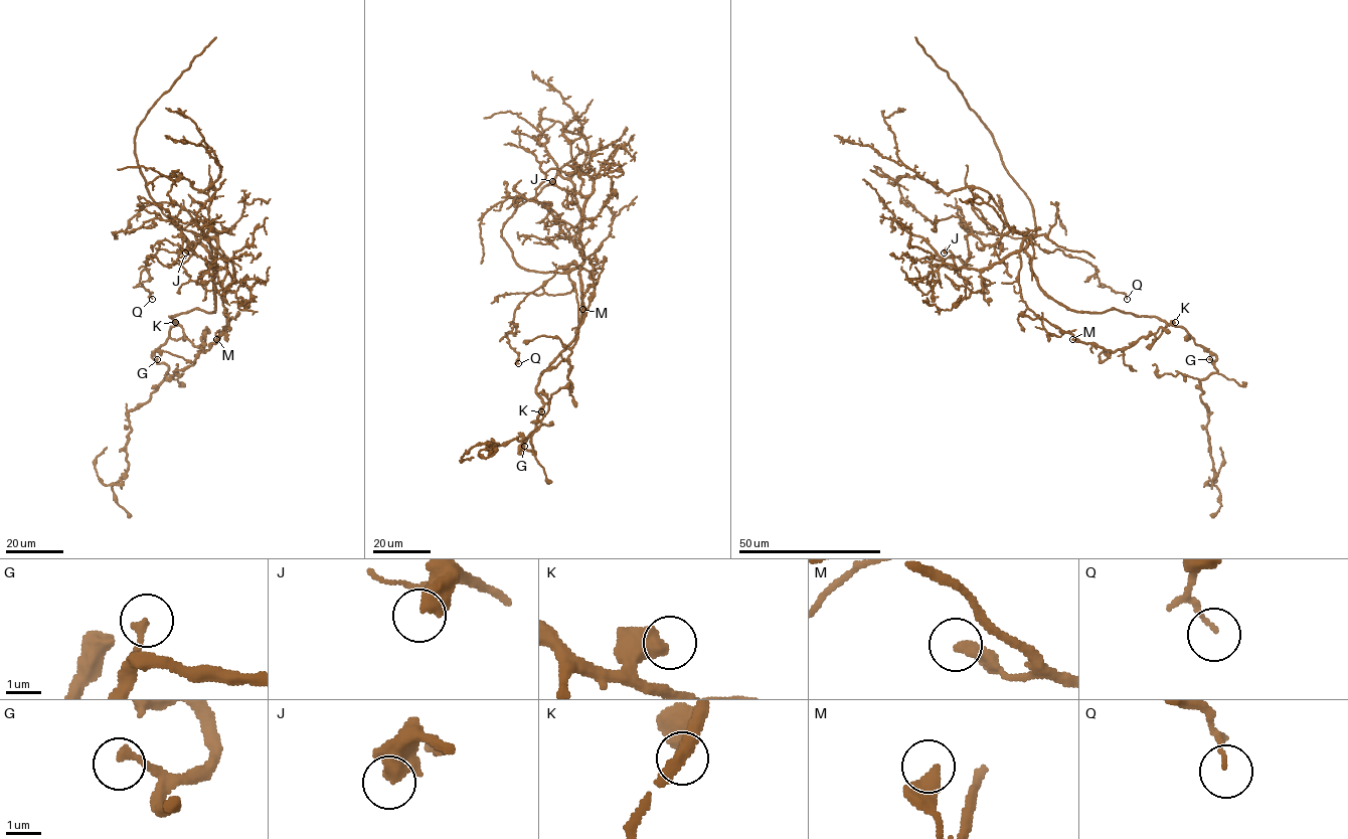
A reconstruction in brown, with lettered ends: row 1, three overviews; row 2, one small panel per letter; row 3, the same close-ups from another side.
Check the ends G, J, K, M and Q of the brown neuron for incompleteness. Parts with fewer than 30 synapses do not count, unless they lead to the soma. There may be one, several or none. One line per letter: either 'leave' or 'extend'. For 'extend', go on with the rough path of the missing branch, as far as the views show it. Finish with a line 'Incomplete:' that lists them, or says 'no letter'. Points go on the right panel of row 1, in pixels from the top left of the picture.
G: leave
J: extend; course (944, 253), (935, 239), (938, 227), (922, 222), (905, 197)
K: leave
M: leave
Q: leave
Incomplete: J

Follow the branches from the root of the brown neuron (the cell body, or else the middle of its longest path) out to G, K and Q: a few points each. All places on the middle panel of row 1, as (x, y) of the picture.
G: (577, 326), (575, 338), (540, 377), (536, 394), (543, 408), (536, 428), (519, 446), (519, 453), (524, 446)
K: (577, 326), (575, 338), (540, 377), (536, 394), (542, 400), (541, 411)
Q: (577, 326), (581, 283), (572, 261), (558, 268), (515, 310), (506, 337), (518, 363)

